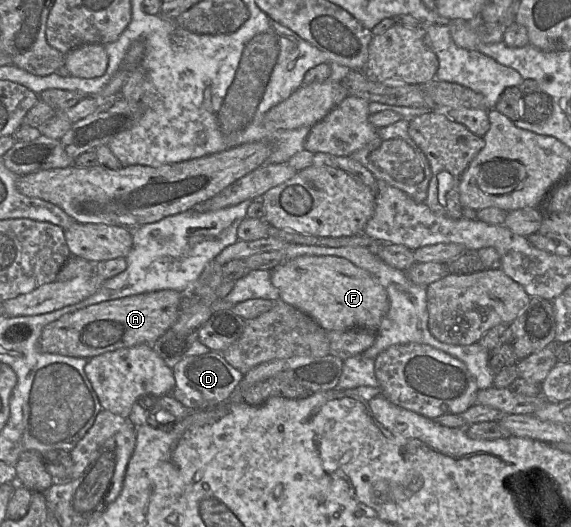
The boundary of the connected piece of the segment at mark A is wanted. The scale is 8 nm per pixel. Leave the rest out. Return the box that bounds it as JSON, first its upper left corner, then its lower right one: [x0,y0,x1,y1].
[41,290,185,359]

